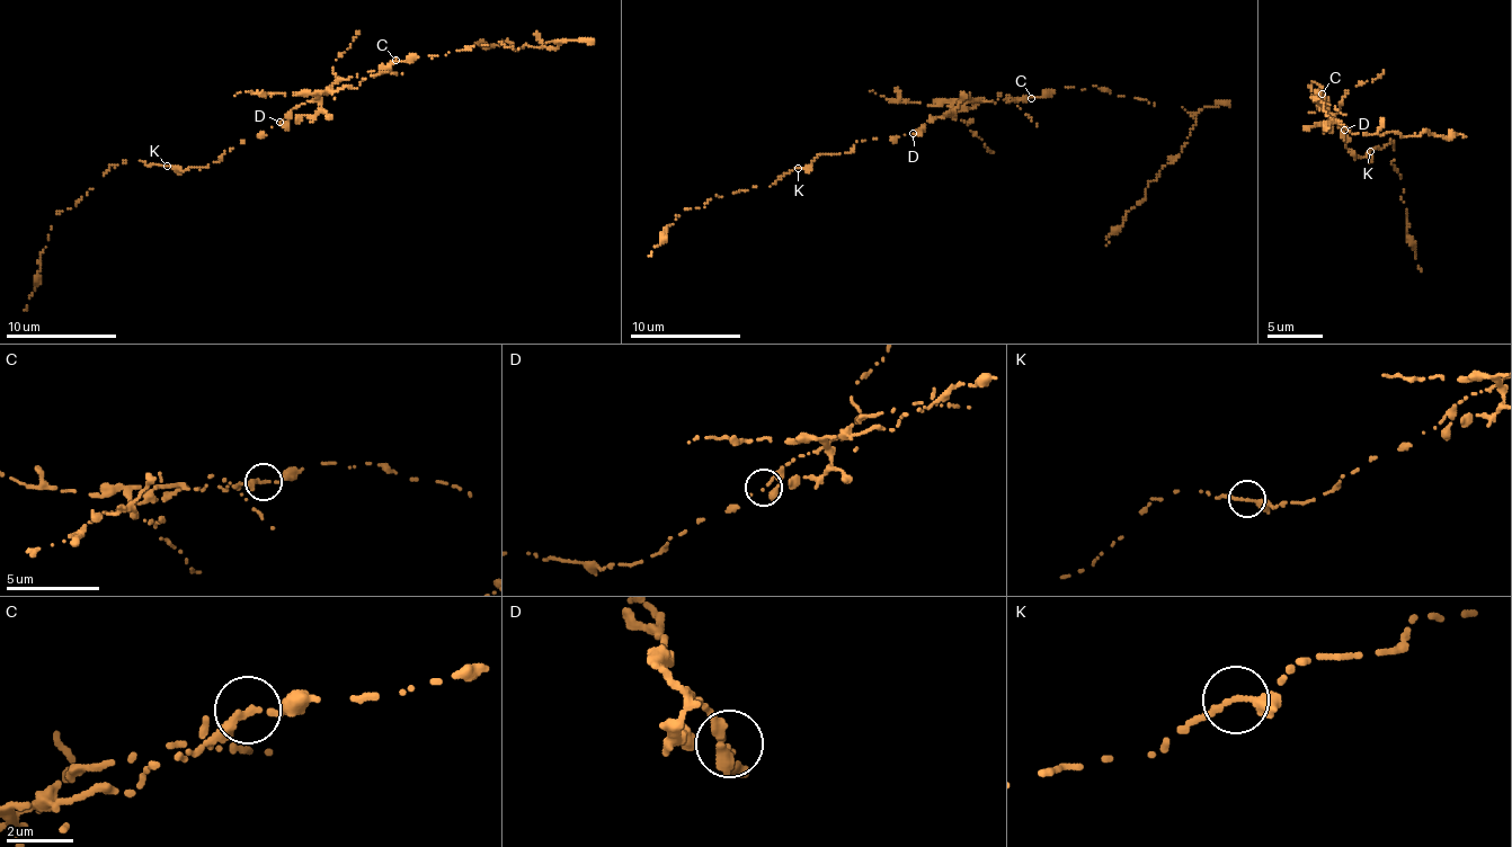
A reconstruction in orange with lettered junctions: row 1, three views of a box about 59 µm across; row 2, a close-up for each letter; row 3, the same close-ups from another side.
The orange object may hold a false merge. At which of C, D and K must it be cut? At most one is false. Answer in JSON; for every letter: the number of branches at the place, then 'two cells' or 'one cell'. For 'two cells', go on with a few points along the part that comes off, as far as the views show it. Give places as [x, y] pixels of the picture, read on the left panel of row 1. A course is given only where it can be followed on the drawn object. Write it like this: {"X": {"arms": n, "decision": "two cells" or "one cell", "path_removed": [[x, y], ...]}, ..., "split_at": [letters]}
{"C": {"arms": 2, "decision": "two cells", "path_removed": [[396, 61], [365, 79], [357, 88], [321, 90], [319, 97], [330, 91], [336, 80], [332, 68], [359, 32]]}, "D": {"arms": 1, "decision": "one cell"}, "K": {"arms": 2, "decision": "one cell"}, "split_at": ["C"]}

